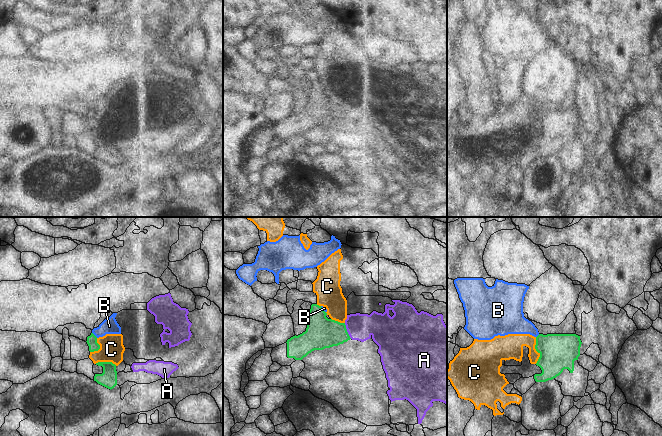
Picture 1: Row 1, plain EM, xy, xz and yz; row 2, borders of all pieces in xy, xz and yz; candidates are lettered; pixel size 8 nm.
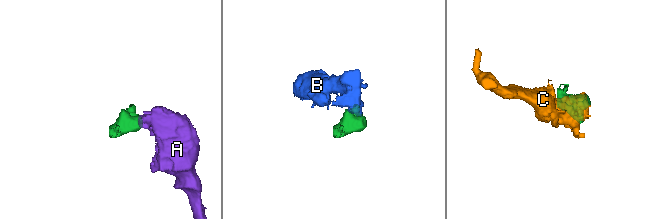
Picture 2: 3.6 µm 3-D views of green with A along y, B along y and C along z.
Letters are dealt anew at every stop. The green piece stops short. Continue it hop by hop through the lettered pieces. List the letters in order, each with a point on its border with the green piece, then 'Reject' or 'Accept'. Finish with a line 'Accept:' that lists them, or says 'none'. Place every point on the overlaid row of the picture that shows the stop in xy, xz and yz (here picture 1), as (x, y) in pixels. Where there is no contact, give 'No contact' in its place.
A: Touches green at xz (346, 331). Reject
B: Touches green at xy (94, 335). Reject
C: Touches green at yz (536, 350). Reject
Accept: none

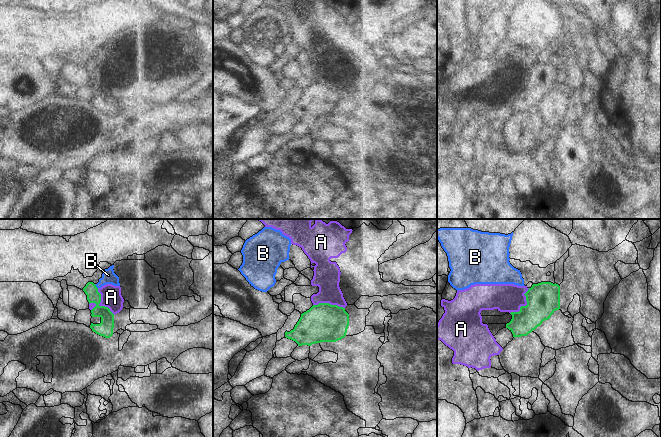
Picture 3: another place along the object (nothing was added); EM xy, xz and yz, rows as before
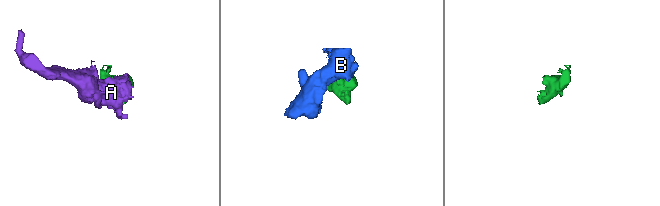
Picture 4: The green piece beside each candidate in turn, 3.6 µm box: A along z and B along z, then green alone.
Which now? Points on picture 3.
A: Touches green at yz (526, 305). Reject
B: Touches green at xy (95, 286). Reject
Accept: none

